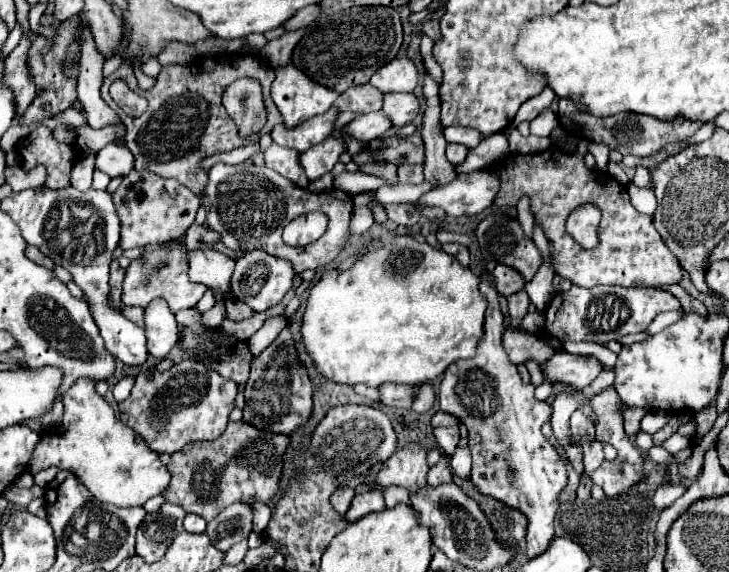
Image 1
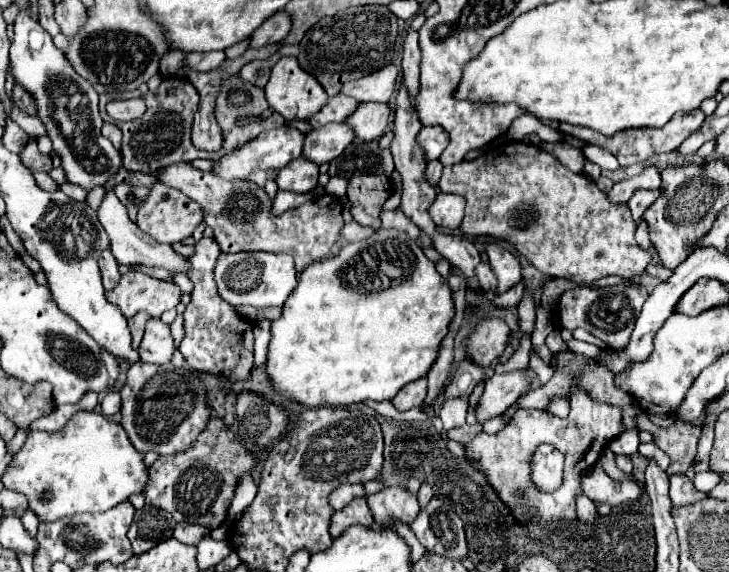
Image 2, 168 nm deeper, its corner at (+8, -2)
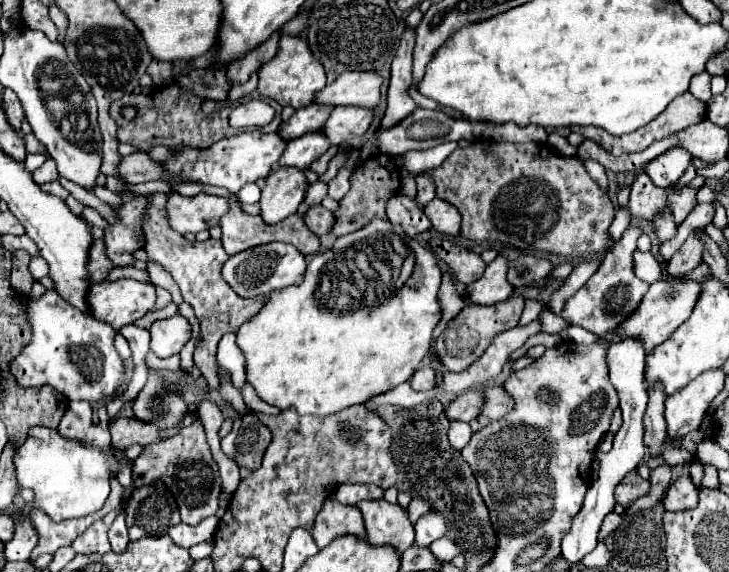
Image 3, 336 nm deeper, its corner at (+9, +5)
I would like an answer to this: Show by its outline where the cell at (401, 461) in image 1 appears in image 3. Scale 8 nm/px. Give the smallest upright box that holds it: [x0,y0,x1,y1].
[358,499,414,553]

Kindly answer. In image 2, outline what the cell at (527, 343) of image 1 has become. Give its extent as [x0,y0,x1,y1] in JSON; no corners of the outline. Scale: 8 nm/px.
[467,318,511,368]

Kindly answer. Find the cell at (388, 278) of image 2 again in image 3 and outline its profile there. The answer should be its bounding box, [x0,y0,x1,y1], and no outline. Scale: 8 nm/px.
[236,219,442,415]

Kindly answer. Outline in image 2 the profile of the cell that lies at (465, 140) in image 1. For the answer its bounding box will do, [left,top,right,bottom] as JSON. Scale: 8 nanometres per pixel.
[417,126,449,160]

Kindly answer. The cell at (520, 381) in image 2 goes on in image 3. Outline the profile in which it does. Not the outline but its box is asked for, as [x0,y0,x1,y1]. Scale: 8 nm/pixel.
[444,389,482,423]

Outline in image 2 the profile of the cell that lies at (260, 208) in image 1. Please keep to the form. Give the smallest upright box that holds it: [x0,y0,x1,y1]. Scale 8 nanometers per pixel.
[159,164,343,272]

